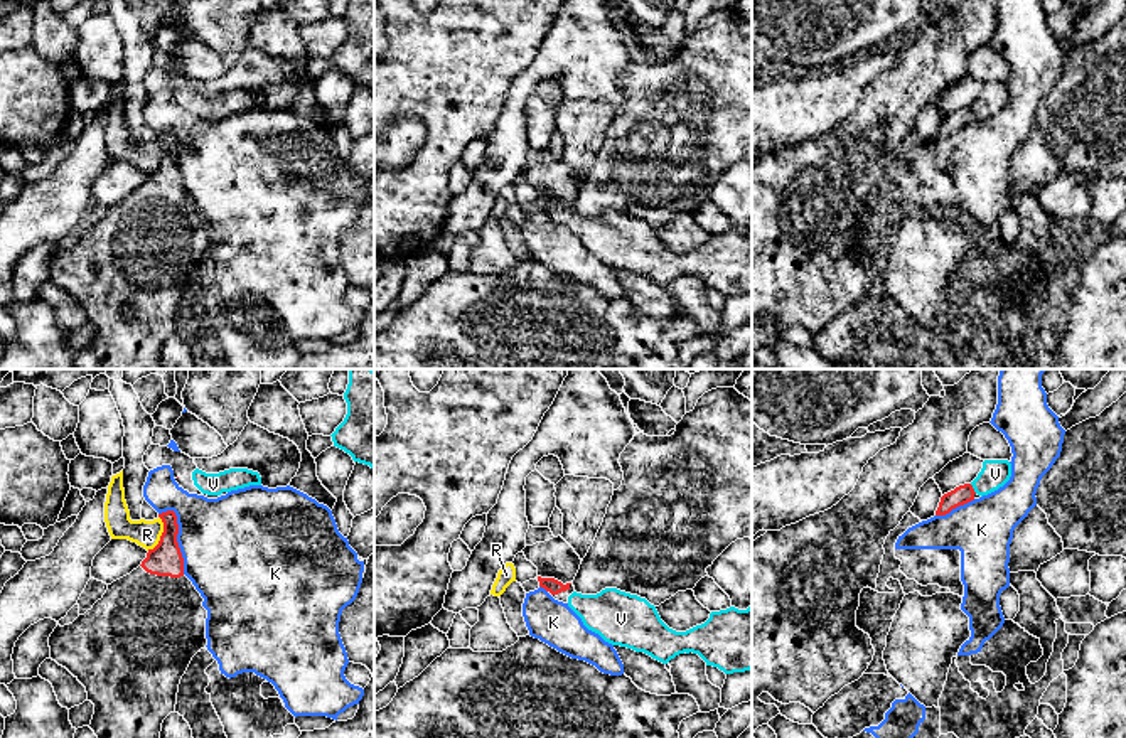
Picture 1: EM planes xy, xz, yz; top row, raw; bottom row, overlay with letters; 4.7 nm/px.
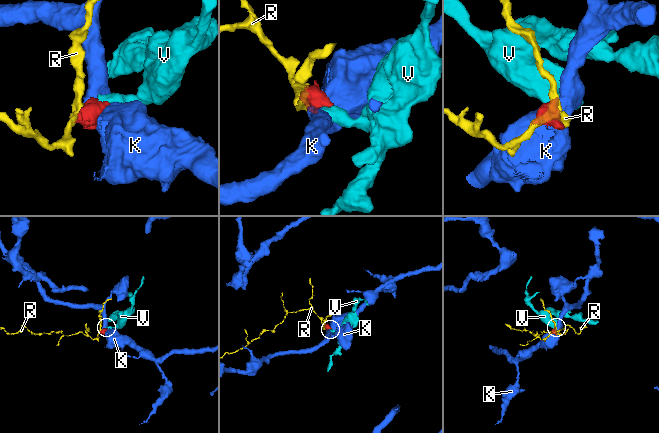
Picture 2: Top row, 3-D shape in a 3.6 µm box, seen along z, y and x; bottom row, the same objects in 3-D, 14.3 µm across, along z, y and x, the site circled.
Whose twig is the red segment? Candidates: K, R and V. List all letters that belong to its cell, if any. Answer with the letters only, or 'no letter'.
V

